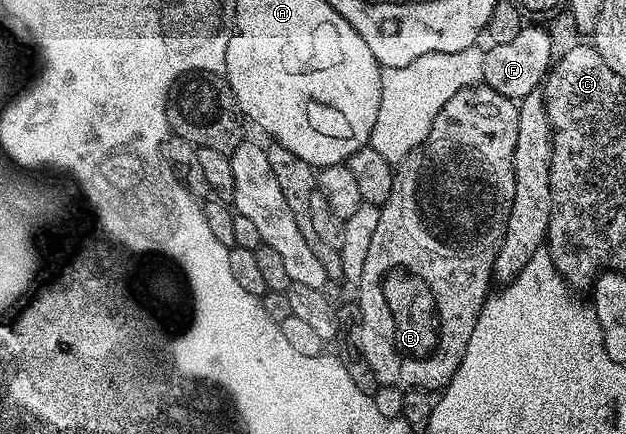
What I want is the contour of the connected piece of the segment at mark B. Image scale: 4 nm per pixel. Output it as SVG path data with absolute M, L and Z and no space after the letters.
M479 84L458 90L456 96L440 108L436 120L432 120L432 128L428 136L408 156L397 163L394 172L392 192L386 203L378 211L376 232L372 235L368 256L365 257L364 272L360 278L358 297L358 314L362 323L358 326L358 346L361 358L372 368L379 383L394 385L407 390L441 391L452 380L464 352L468 348L468 340L472 340L472 328L476 328L476 320L486 303L494 278L494 261L496 252L500 252L500 244L504 244L508 216L512 212L512 196L516 192L516 176L514 175L514 153L516 152L516 128L518 127L518 102L508 96L500 96L500 92L491 86Z

